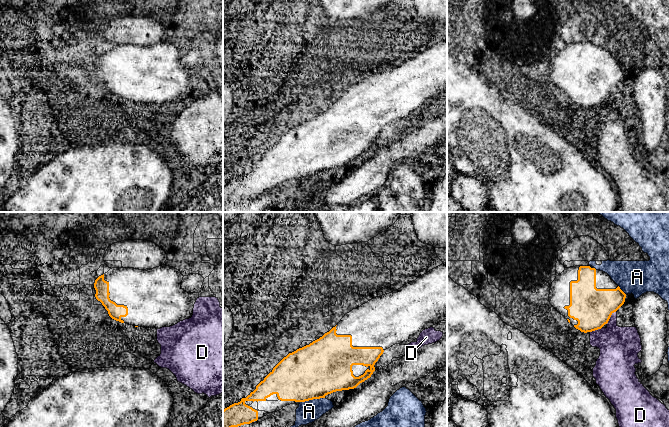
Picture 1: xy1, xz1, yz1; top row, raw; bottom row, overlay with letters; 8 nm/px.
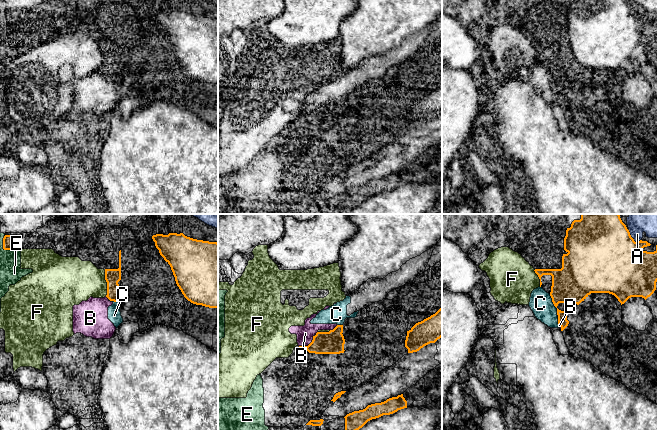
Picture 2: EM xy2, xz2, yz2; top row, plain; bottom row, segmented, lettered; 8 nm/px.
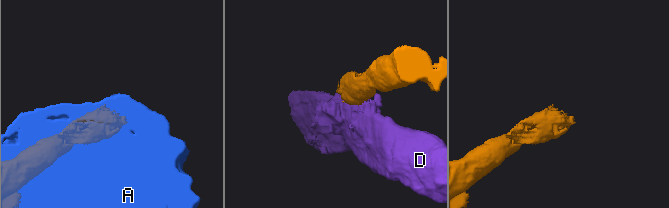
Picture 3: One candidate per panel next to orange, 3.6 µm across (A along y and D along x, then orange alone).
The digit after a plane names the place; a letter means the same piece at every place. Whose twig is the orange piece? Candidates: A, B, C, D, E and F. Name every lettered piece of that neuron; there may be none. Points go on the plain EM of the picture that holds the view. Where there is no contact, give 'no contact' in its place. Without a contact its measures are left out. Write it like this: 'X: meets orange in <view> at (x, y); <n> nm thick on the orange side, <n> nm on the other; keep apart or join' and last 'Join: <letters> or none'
A: meets orange in xz1 at (312, 175); 440 nm thick on the orange side, 170 nm on the other; keep apart
B: meets orange in xz2 at (309, 120); 190 nm thick on the orange side, 130 nm on the other; keep apart
C: meets orange in yz2 at (553, 79); 300 nm thick on the orange side, 180 nm on the other; keep apart
D: meets orange in yz1 at (610, 92); 320 nm thick on the orange side, 300 nm on the other; keep apart
E: meets orange in xz2 at (242, 208); 100 nm thick on the orange side, 280 nm on the other; keep apart
F: meets orange in xy2 at (107, 59); 130 nm thick on the orange side, 340 nm on the other; keep apart
Join: none

